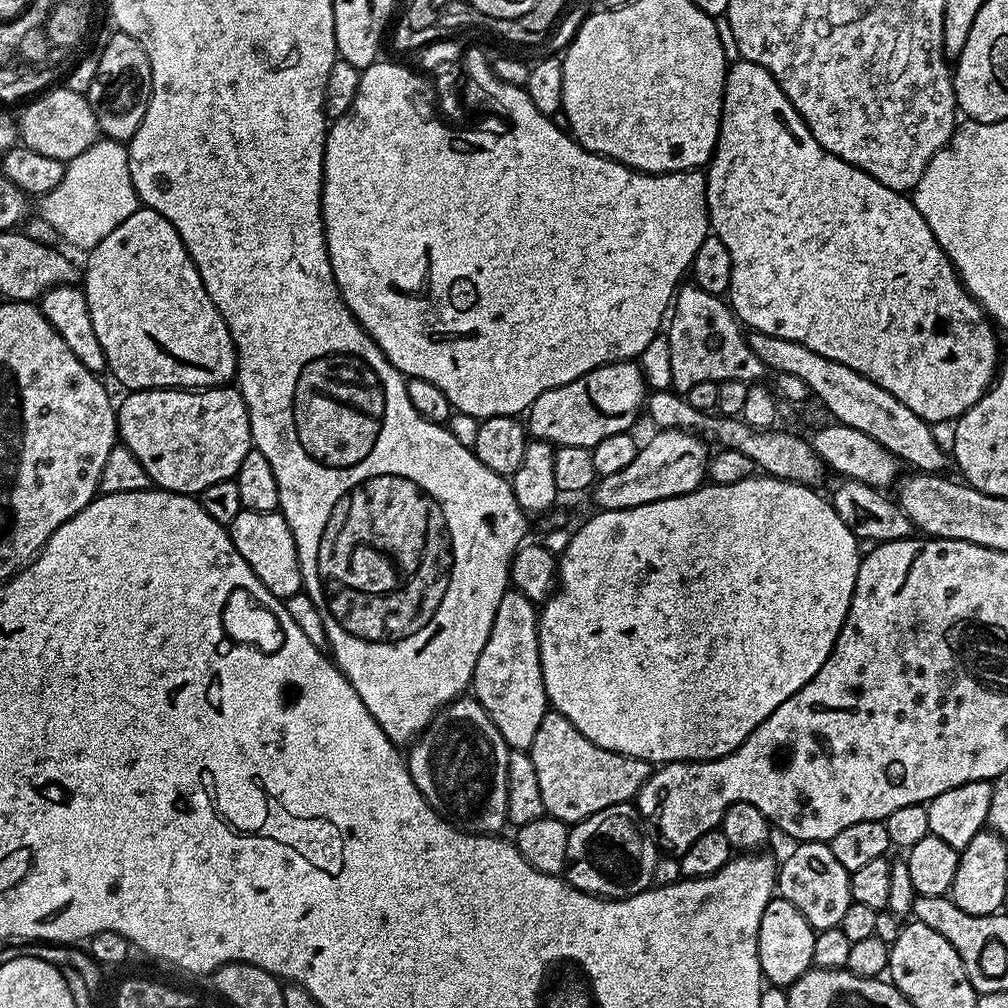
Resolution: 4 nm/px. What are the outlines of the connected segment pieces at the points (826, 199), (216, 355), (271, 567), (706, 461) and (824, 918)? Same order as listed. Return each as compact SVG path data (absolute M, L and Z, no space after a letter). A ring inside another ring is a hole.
M737 59L729 67L724 79L720 137L716 143L716 152L706 165L706 179L708 223L714 235L722 238L726 250L730 250L732 271L726 300L745 329L770 334L774 338L790 338L790 342L802 342L802 346L810 346L814 354L822 354L822 358L842 362L842 366L858 370L858 374L870 378L870 382L882 386L882 390L890 390L890 394L894 394L902 406L910 406L918 418L930 425L959 420L967 408L974 406L987 394L1002 360L1000 348L996 345L997 329L980 303L964 289L955 266L942 246L938 246L926 218L918 214L905 193L890 190L890 186L882 186L882 182L878 182L870 173L827 152L814 138L792 103L784 97L776 79L762 66L749 60Z
M143 206L137 208L134 214L130 214L130 218L126 218L126 222L122 222L122 226L114 226L114 230L110 230L110 234L106 234L106 238L102 238L102 242L98 242L98 246L91 248L87 256L88 265L82 268L82 287L90 310L90 322L94 322L94 334L98 334L98 343L101 344L102 354L108 363L107 371L112 372L113 378L118 383L125 384L125 389L128 390L145 388L199 390L228 386L233 383L236 375L236 348L232 344L230 330L226 326L222 314L218 314L214 302L210 302L210 294L206 294L206 286L202 286L202 278L198 274L194 262L190 258L182 238L178 238L178 230L174 230L174 226L170 226L170 222L166 218L162 218L162 214L158 214L158 210Z
M242 510L238 518L230 525L230 535L238 554L246 558L246 566L254 570L258 582L270 590L278 599L287 601L294 594L298 594L304 587L302 570L298 562L298 550L294 542L294 534L286 522L286 518L279 511L250 512Z
M665 428L653 431L648 441L640 444L640 453L630 462L630 466L615 474L599 477L595 485L596 508L601 512L630 510L634 506L646 506L666 498L693 492L705 483L710 467L709 445L694 432L684 432L681 428Z
M800 842L785 860L781 859L776 873L776 887L779 899L798 906L802 918L810 922L817 932L840 927L846 914L846 906L852 903L850 874L834 858L831 847L824 842Z

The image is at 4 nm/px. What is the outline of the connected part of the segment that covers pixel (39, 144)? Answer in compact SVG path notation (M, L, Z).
M67 86L58 87L53 87L24 104L24 113L18 116L18 136L23 147L67 162L78 158L82 150L95 144L101 131L87 95L70 90Z

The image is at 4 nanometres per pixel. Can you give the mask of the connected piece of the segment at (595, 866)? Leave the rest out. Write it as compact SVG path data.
M632 802L606 806L606 810L598 810L598 814L571 825L566 842L568 883L591 896L614 900L624 900L653 887L657 841L652 841L643 827L642 817Z

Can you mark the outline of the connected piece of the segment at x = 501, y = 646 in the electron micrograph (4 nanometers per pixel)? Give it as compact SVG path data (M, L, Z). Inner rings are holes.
M515 590L502 594L494 626L490 626L490 638L486 638L486 646L482 646L474 666L470 692L490 714L509 749L531 749L534 734L538 734L538 725L550 711L550 705L542 678L538 608L526 594Z

